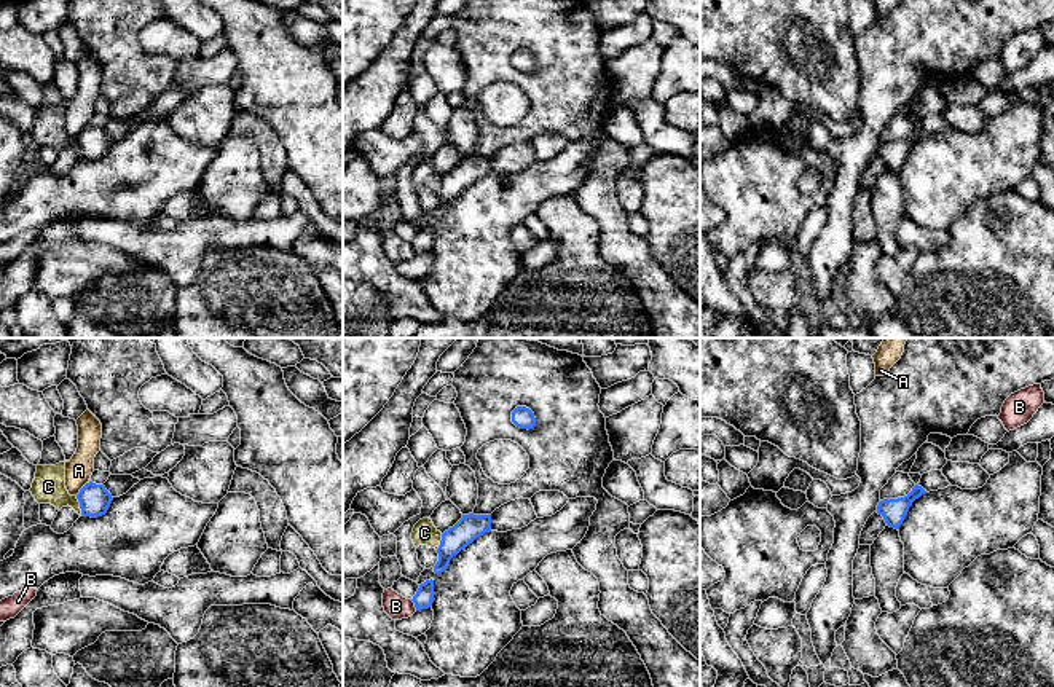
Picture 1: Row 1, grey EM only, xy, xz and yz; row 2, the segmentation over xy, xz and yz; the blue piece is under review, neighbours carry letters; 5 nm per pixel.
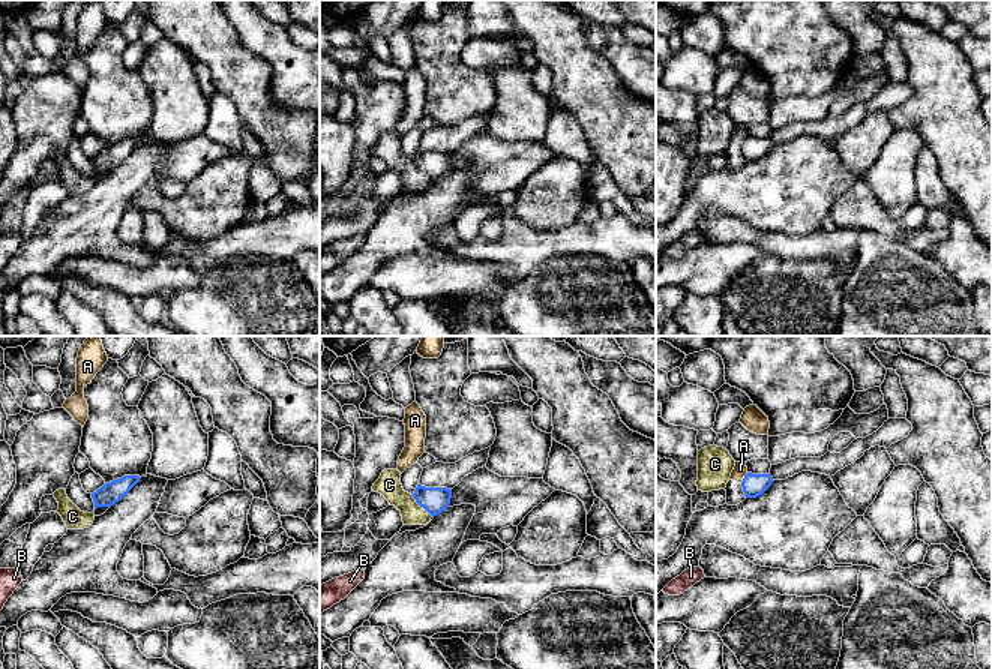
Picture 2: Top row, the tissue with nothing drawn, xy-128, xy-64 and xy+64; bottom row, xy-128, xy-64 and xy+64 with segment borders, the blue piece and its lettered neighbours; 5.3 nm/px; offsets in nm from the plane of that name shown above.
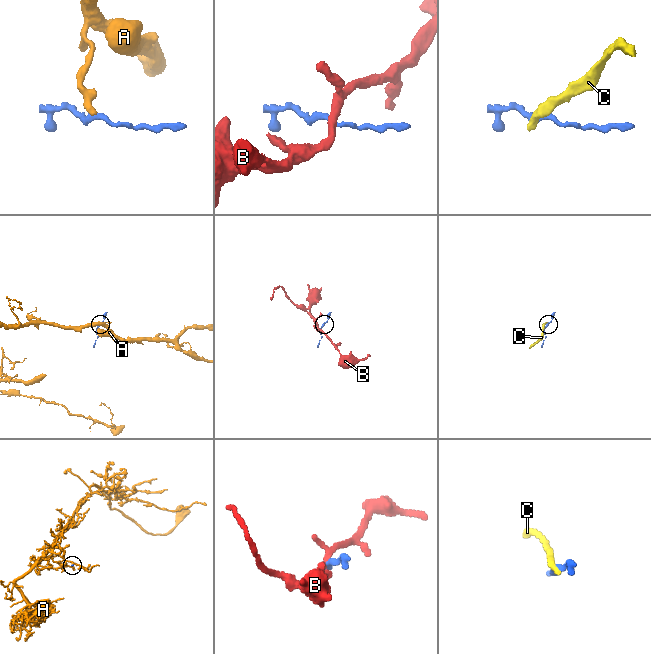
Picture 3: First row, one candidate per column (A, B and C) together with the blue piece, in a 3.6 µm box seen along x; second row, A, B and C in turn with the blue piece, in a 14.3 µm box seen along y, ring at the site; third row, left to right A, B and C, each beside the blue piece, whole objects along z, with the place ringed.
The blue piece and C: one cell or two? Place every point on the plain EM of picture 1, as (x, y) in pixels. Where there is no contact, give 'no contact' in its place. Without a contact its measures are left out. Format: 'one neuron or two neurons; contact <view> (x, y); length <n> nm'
two neurons; contact xy (80, 149); length 100 nm

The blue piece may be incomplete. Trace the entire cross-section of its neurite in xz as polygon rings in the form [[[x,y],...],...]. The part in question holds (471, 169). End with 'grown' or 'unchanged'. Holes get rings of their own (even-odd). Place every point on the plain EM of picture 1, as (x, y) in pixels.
[[[462,158],[462,161],[442,177],[437,191],[439,204],[434,209],[435,217],[442,217],[453,199],[472,186],[477,180],[491,174],[491,158]]]; unchanged

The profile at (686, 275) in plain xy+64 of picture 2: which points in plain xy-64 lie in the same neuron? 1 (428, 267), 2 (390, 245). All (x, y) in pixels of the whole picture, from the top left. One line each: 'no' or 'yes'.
1: yes
2: no

